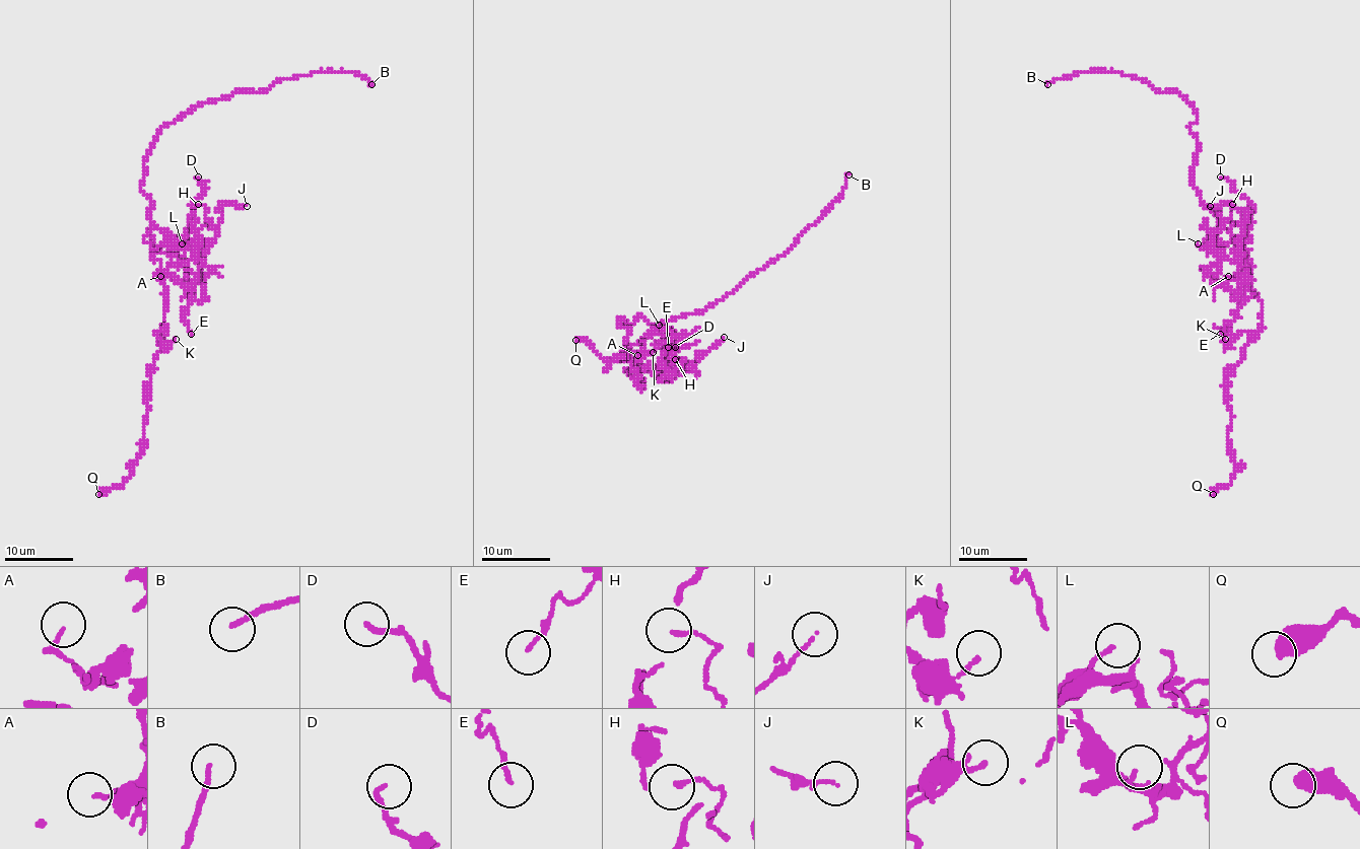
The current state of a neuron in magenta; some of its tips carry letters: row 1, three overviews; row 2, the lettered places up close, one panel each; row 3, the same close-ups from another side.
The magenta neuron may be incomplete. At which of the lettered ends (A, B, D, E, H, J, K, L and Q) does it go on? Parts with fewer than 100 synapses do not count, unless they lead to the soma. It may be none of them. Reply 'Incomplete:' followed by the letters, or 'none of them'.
Incomplete: B

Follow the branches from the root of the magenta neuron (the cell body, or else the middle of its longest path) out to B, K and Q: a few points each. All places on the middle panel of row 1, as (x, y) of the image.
B: (631, 347), (620, 320), (630, 325), (640, 316), (661, 325), (705, 311), (778, 259), (841, 194), (848, 174)
K: (631, 347), (640, 340), (621, 359), (630, 357), (626, 371), (642, 379), (642, 387), (633, 364), (653, 352)
Q: (631, 347), (640, 340), (621, 359), (630, 357), (626, 371), (643, 387), (626, 354), (610, 362), (575, 340)

